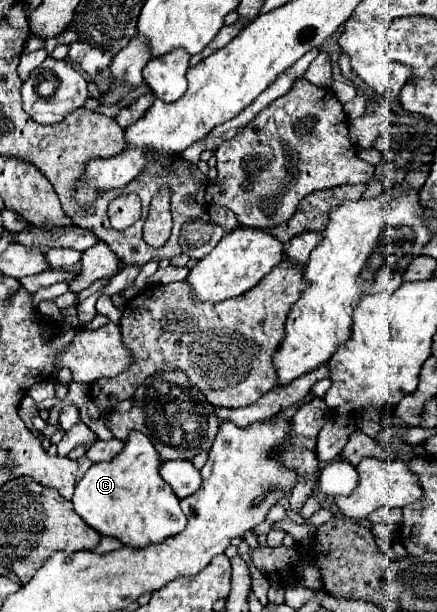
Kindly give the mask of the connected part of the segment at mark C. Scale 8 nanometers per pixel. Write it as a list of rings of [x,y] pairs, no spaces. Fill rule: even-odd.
[[[131,431],[123,443],[123,451],[117,453],[113,461],[93,463],[75,485],[71,499],[75,513],[97,533],[113,535],[131,547],[145,547],[145,543],[159,543],[181,533],[187,525],[187,517],[179,507],[177,495],[173,495],[169,483],[161,479],[157,463],[153,461],[163,461],[153,443],[139,431]]]

